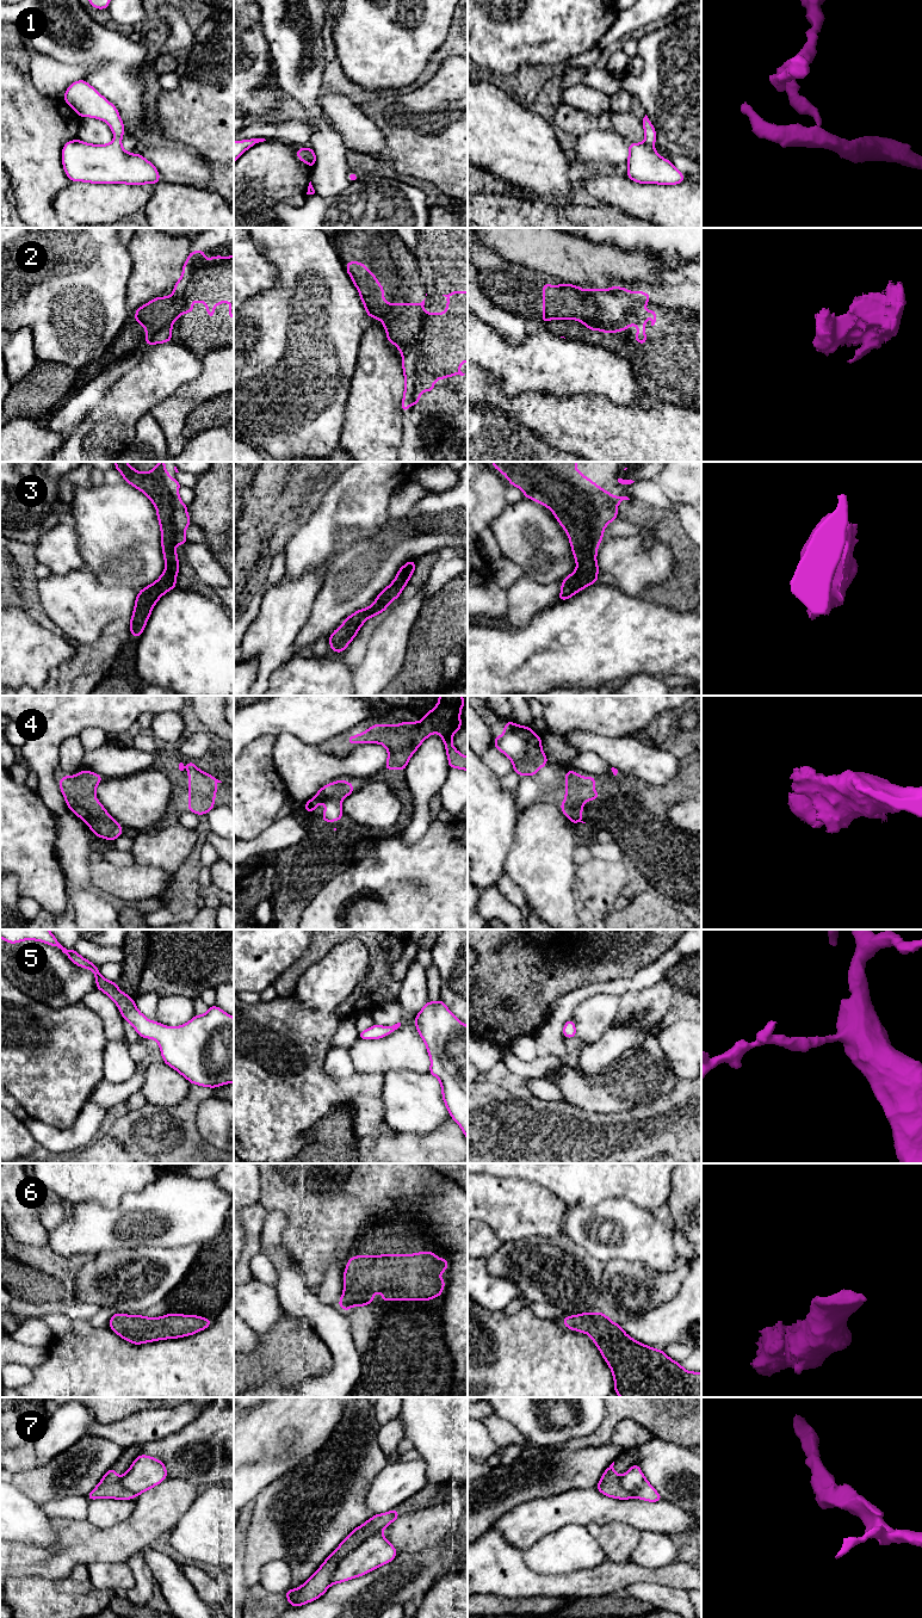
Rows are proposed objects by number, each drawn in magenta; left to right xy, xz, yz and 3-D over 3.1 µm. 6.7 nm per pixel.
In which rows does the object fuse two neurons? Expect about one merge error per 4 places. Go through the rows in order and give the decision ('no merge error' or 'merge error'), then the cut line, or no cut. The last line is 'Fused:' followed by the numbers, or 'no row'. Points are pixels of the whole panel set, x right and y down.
1: no merge error; no cut
2: merge error; cut in xz along (422, 310), (416, 333), (419, 344), (410, 345), (402, 354)
3: no merge error; no cut
4: no merge error; no cut
5: no merge error; no cut
6: no merge error; no cut
7: merge error; cut in xz along (381, 1532), (370, 1536), (352, 1550), (339, 1563), (329, 1583)
Fused: 2, 7

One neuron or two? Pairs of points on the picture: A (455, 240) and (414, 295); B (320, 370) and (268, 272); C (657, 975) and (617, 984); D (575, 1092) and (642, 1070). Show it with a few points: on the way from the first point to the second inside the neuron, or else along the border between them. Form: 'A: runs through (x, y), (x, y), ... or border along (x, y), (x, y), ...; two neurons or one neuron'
A: border along (415, 255), (419, 263), (419, 275), (426, 292); two neurons
B: border along (265, 255), (276, 269), (274, 283), (249, 297); two neurons
C: runs through (648, 976), (635, 983), (626, 984); one neuron
D: runs through (592, 1092), (620, 1092), (625, 1087); one neuron

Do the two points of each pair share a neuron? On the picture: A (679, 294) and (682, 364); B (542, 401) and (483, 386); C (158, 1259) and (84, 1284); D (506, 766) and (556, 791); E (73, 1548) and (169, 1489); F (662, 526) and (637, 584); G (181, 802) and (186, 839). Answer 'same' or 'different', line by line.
A: same
B: same
C: same
D: different
E: same
F: different
G: different

